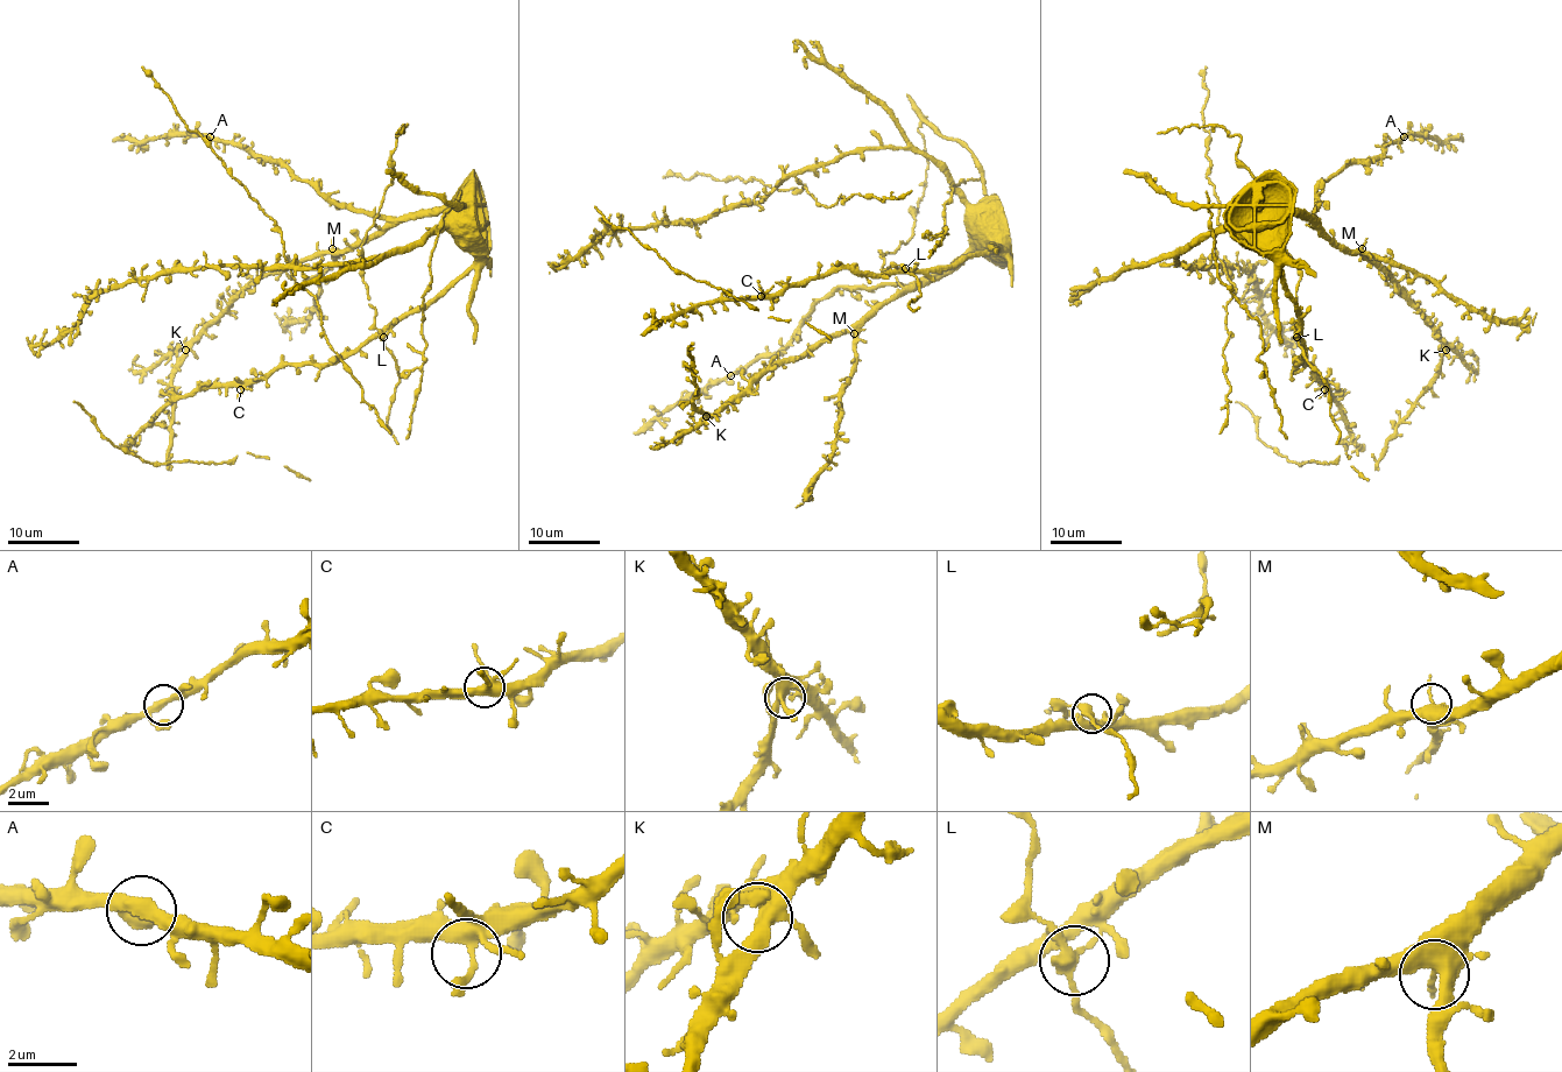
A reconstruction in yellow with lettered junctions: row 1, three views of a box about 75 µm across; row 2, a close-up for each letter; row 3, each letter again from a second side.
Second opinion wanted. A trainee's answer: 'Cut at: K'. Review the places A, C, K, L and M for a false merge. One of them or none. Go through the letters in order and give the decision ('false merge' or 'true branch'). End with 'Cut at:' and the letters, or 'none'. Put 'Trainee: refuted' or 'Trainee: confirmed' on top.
Trainee: refuted
A: true branch
C: true branch
K: true branch
L: true branch
M: true branch
Cut at: none

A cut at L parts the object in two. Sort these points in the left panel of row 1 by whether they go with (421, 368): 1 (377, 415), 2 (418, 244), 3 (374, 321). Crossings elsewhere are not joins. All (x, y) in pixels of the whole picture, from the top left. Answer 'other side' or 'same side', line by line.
1: other side
2: other side
3: same side

